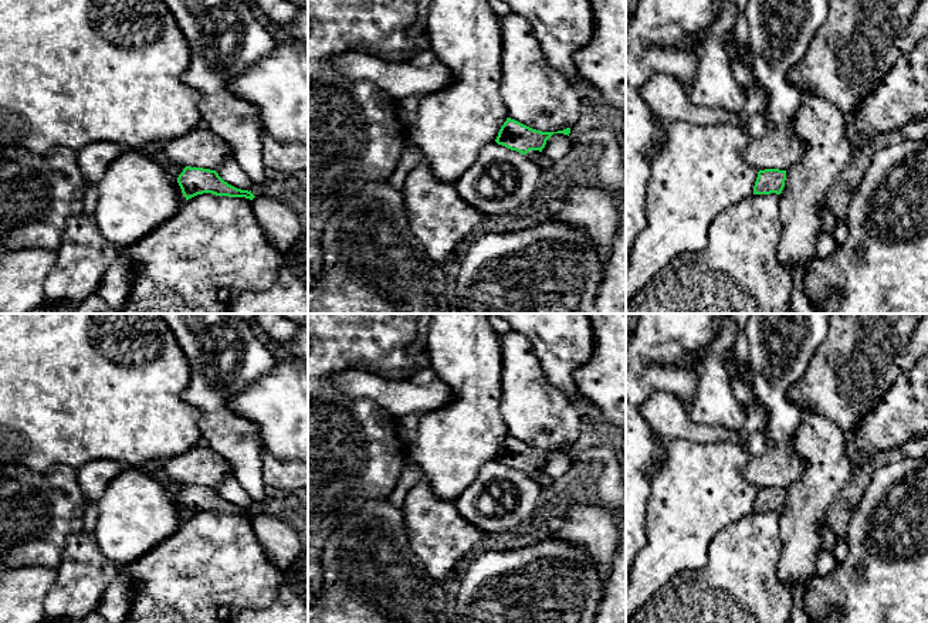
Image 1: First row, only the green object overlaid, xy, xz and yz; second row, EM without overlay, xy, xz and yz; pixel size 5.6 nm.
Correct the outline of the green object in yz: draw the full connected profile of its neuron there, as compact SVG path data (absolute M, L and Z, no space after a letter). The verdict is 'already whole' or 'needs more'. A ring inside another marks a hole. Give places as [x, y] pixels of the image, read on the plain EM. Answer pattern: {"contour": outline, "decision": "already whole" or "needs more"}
{"contour": "M765 487L758 490L753 512L780 512L785 505L786 488Z", "decision": "already whole"}

